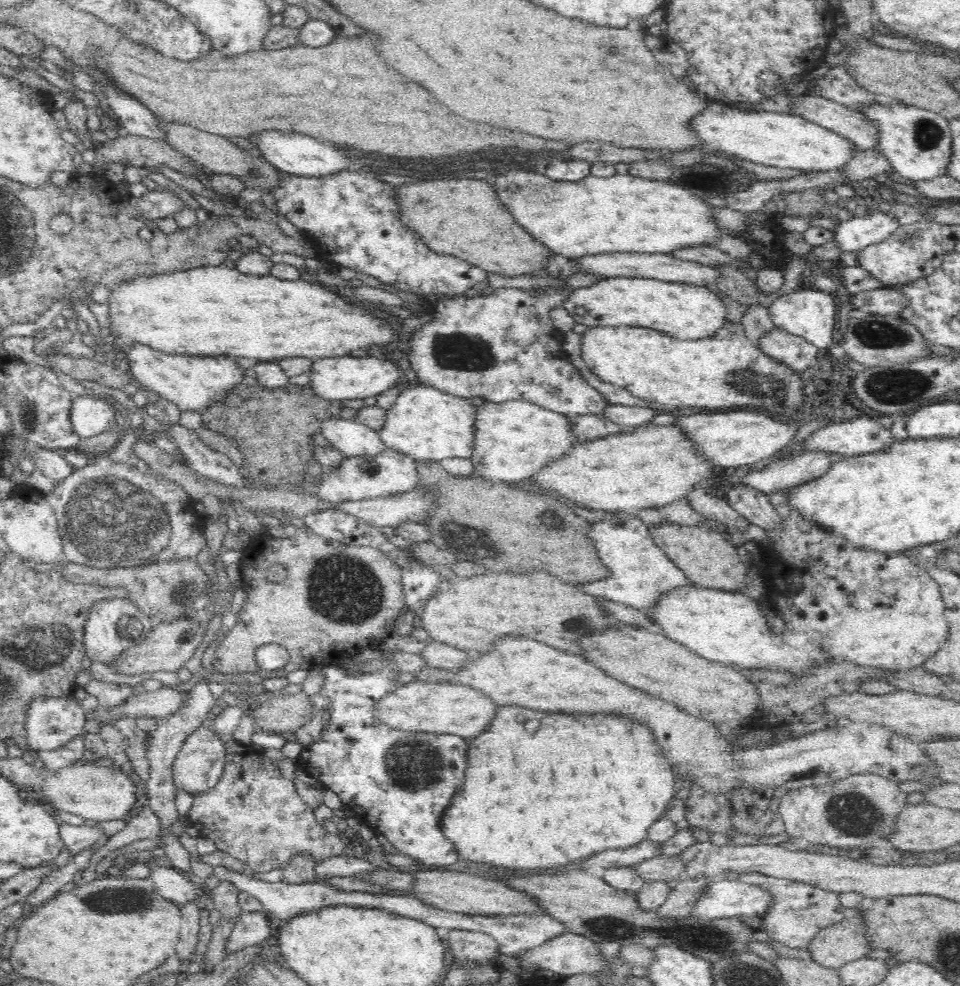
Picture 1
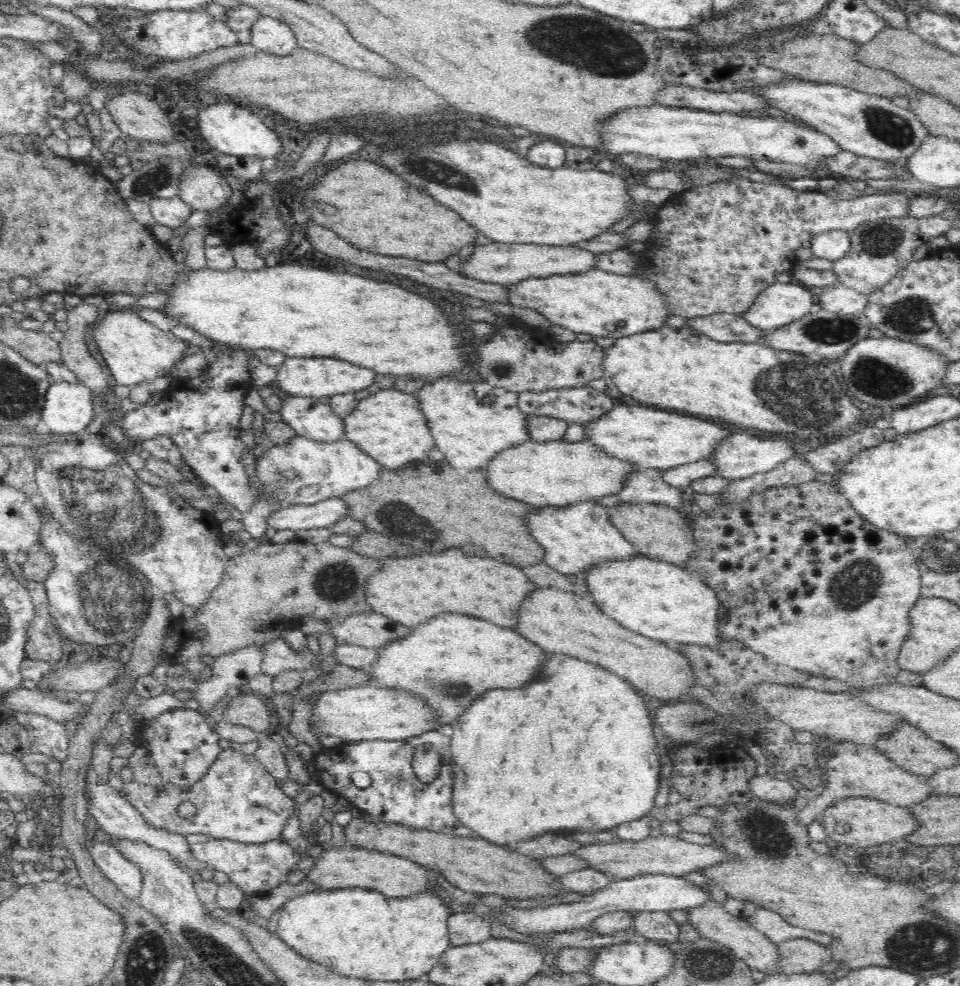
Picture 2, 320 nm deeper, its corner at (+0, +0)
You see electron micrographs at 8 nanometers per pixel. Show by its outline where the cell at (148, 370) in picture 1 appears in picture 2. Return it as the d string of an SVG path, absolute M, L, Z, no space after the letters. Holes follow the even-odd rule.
M112 308L103 320L94 325L92 336L114 383L130 389L143 382L151 383L158 377L166 377L194 351L188 348L184 338L178 338L171 330L161 330L153 323L142 320L131 308Z

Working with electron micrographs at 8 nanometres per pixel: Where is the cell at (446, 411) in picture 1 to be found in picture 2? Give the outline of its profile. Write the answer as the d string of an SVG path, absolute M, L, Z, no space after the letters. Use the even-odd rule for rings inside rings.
M381 389L377 394L359 400L358 407L344 419L346 438L378 459L385 469L397 470L402 466L428 459L430 448L436 447L436 439L428 425L428 417L422 411L421 400L415 394L400 390Z

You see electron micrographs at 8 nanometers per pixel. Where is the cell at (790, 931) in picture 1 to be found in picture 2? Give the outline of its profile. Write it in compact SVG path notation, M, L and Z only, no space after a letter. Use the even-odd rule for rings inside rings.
M750 900L744 901L741 918L750 926L764 933L774 944L782 944L793 938L807 938L824 945L832 945L830 934L817 933L802 927L791 925L782 915L768 910Z

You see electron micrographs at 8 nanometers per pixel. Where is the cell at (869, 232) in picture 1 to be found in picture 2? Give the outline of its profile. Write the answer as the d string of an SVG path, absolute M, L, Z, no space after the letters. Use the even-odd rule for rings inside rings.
M827 230L814 235L810 249L816 257L833 261L840 260L850 252L850 246L852 246L851 233L851 231L847 230Z

